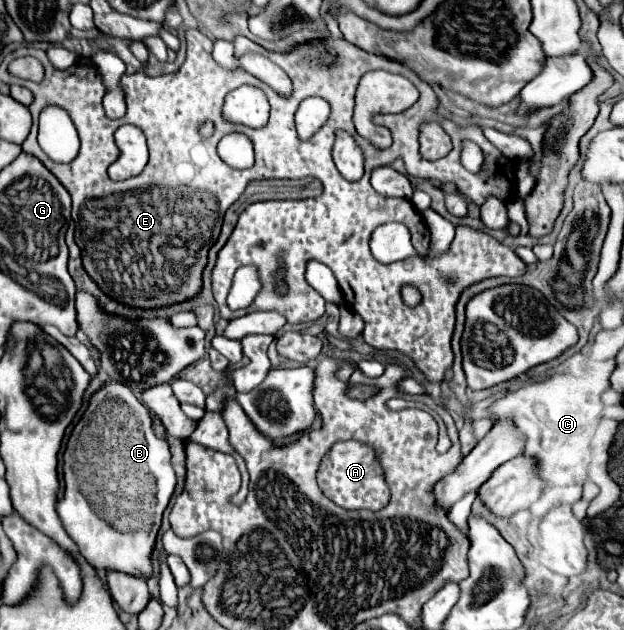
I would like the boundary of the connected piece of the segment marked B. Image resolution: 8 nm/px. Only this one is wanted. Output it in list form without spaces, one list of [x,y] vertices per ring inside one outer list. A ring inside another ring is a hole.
[[[107,382],[103,384],[89,400],[89,406],[85,410],[85,414],[81,416],[81,420],[77,422],[77,426],[73,428],[71,436],[69,436],[69,442],[67,442],[67,448],[63,452],[63,480],[65,480],[65,494],[63,498],[57,500],[57,514],[61,518],[61,524],[65,528],[65,532],[69,534],[69,538],[77,544],[79,548],[79,554],[91,562],[95,568],[117,568],[121,572],[127,572],[127,574],[143,574],[145,578],[151,576],[151,562],[149,562],[149,556],[151,556],[151,550],[153,550],[153,544],[155,544],[155,536],[157,536],[157,530],[161,526],[161,516],[163,516],[163,510],[167,508],[169,504],[169,498],[173,496],[175,492],[175,472],[171,468],[171,452],[169,452],[169,446],[167,442],[159,440],[157,436],[153,436],[153,428],[151,428],[151,416],[149,416],[149,410],[143,406],[143,402],[133,394],[131,388],[127,388],[125,384],[121,382]]]

